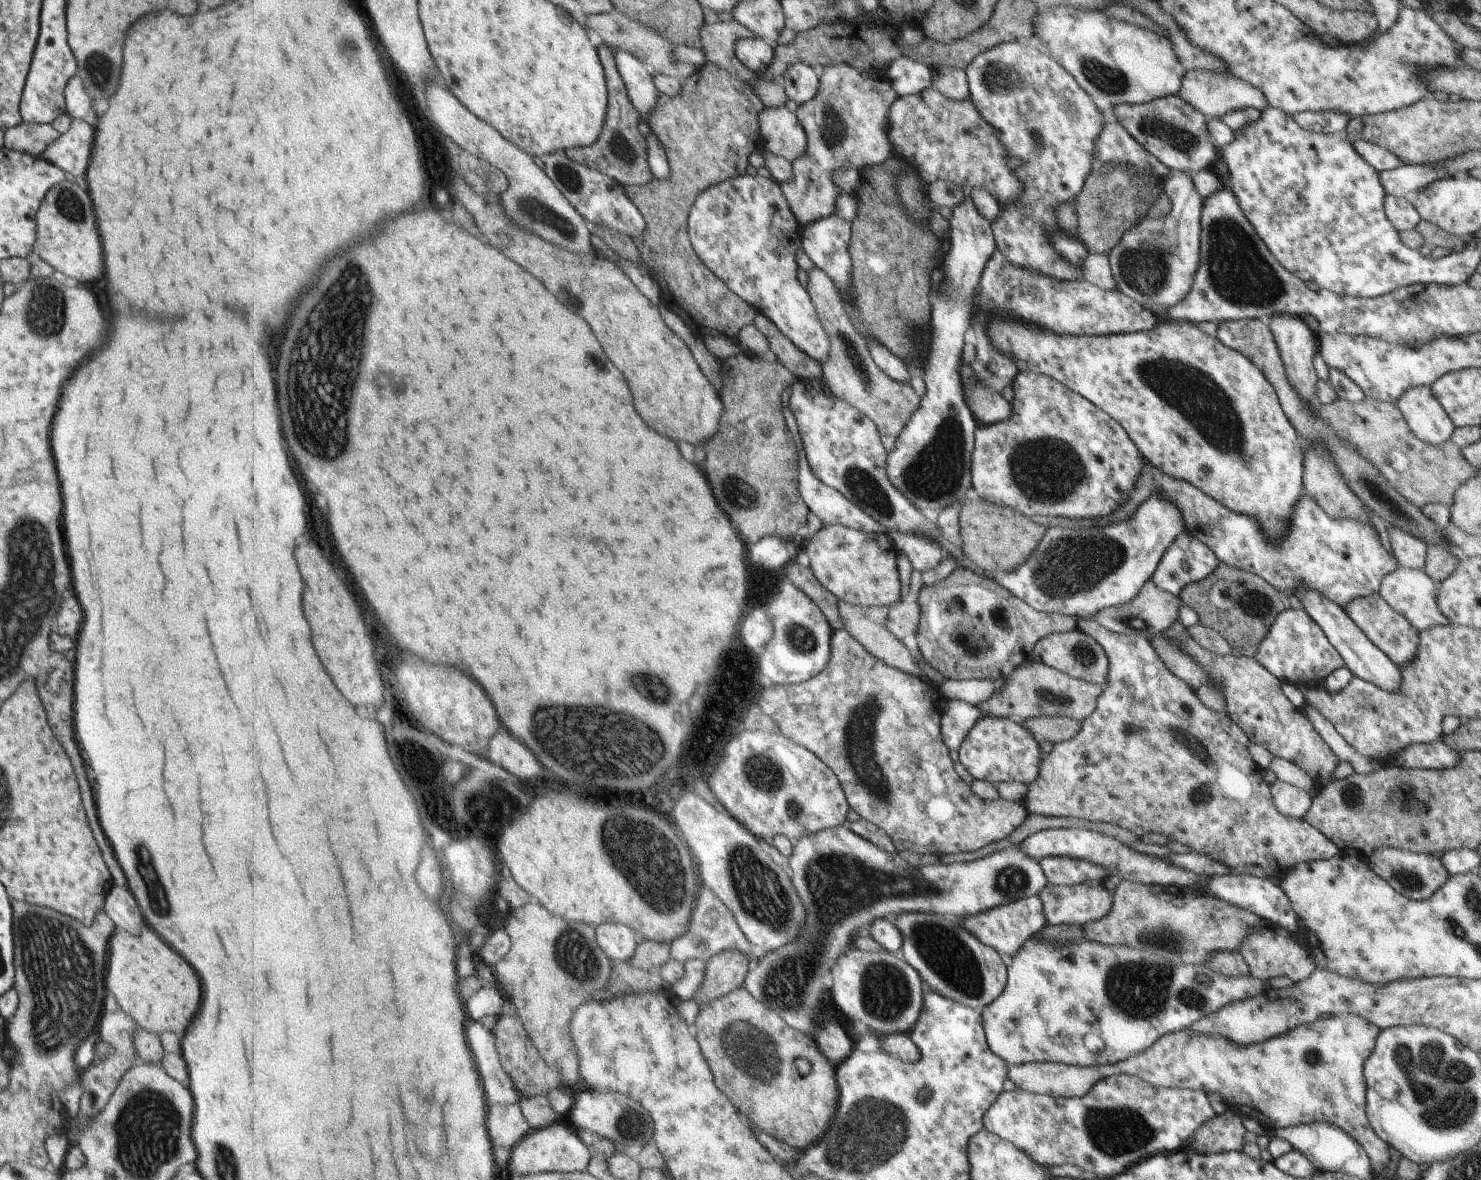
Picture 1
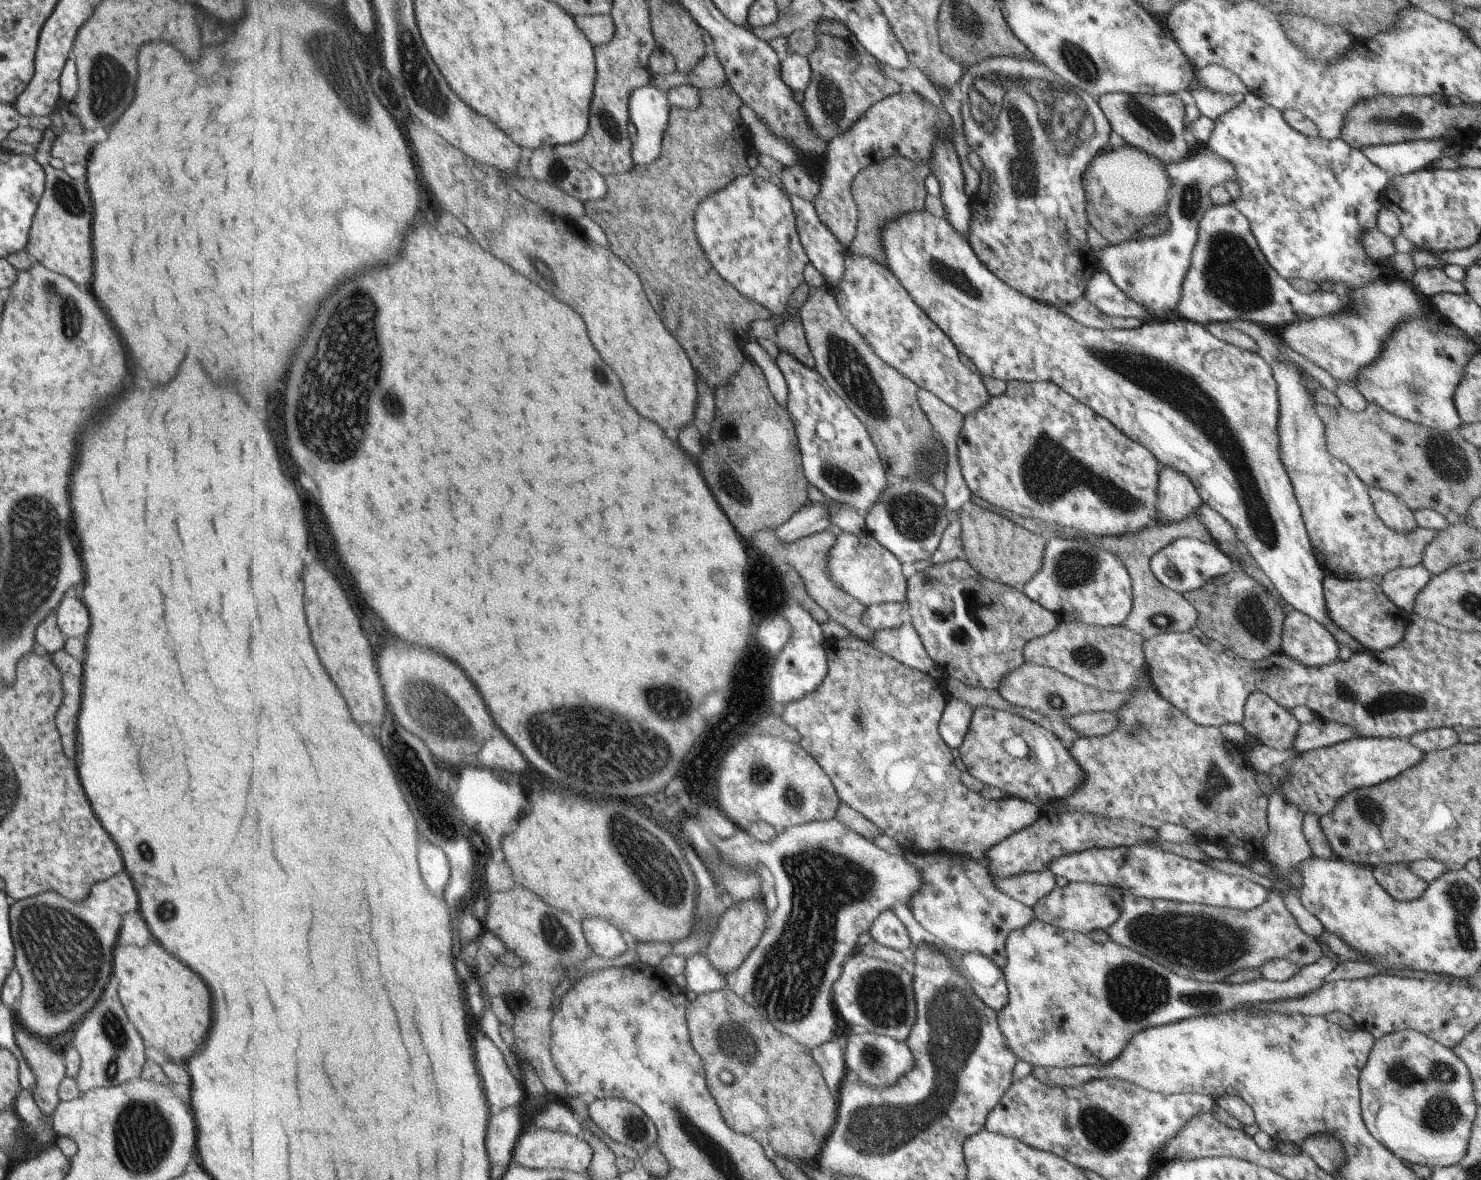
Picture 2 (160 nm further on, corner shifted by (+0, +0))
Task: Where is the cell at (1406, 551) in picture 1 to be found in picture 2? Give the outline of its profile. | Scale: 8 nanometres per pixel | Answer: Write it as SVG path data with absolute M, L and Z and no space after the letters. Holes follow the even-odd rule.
M1370 486L1367 491L1376 514L1380 517L1381 522L1385 523L1385 526L1400 533L1408 533L1411 529L1417 528L1412 511L1394 494L1378 486Z

